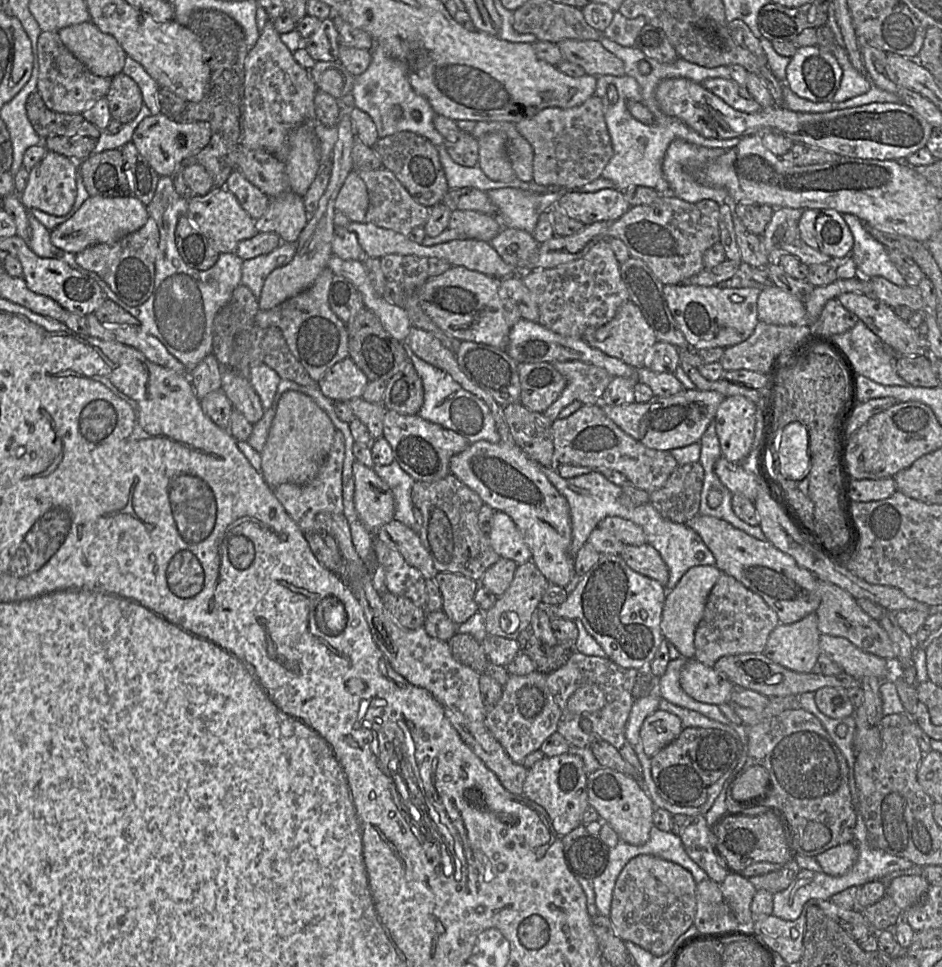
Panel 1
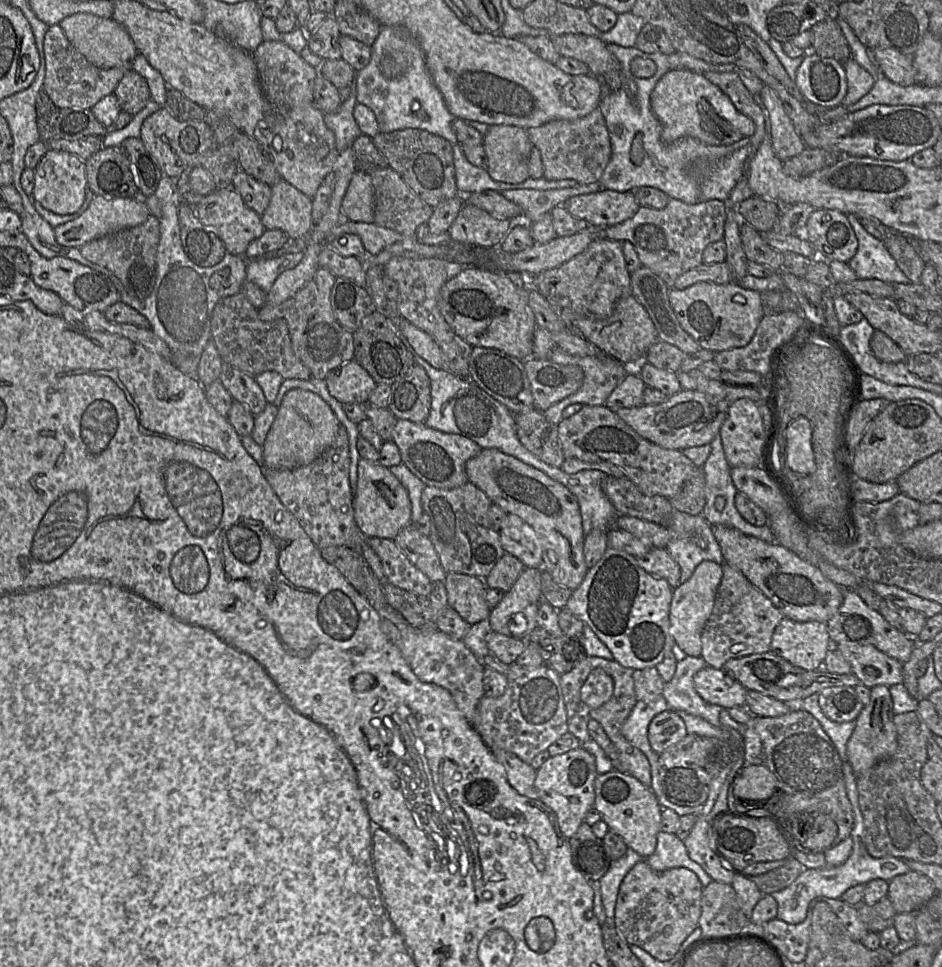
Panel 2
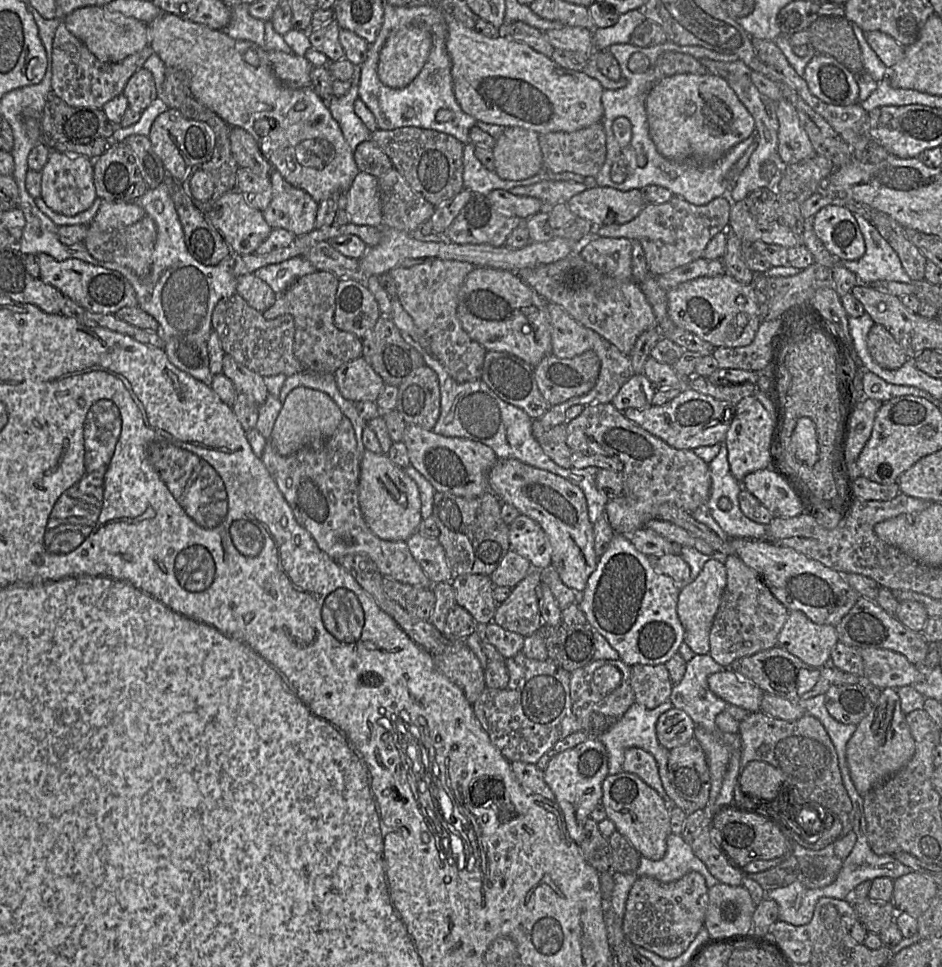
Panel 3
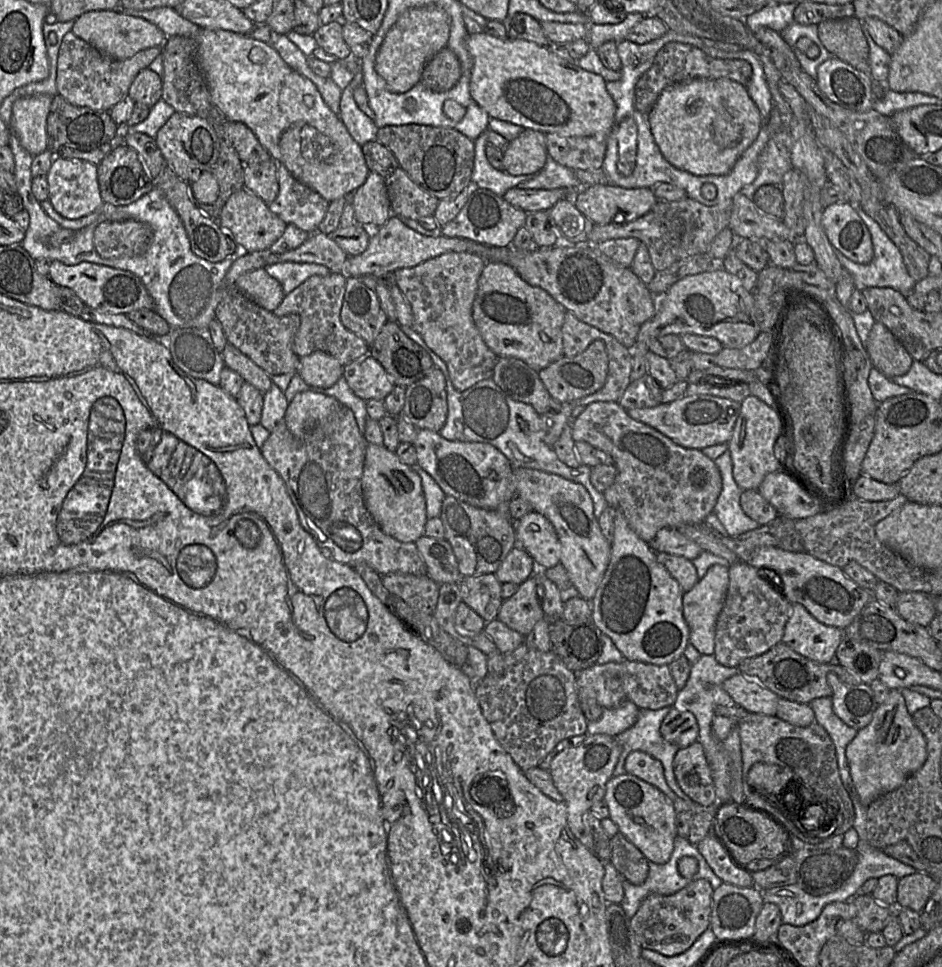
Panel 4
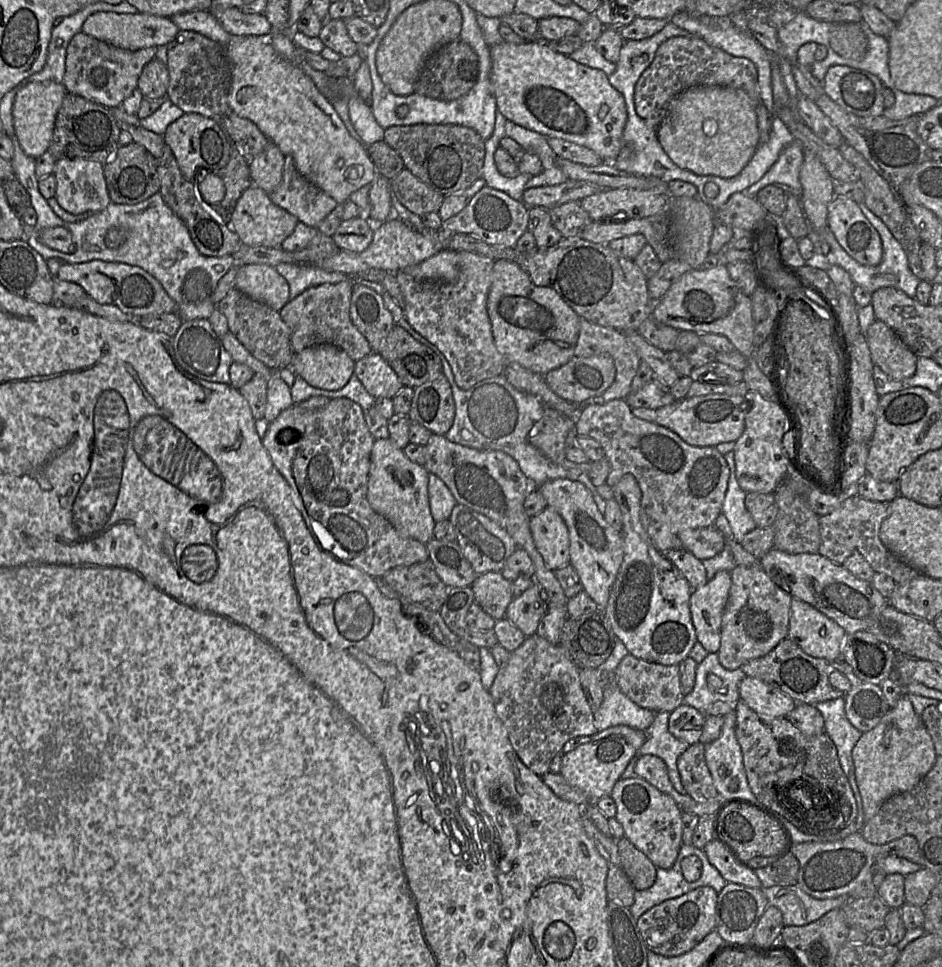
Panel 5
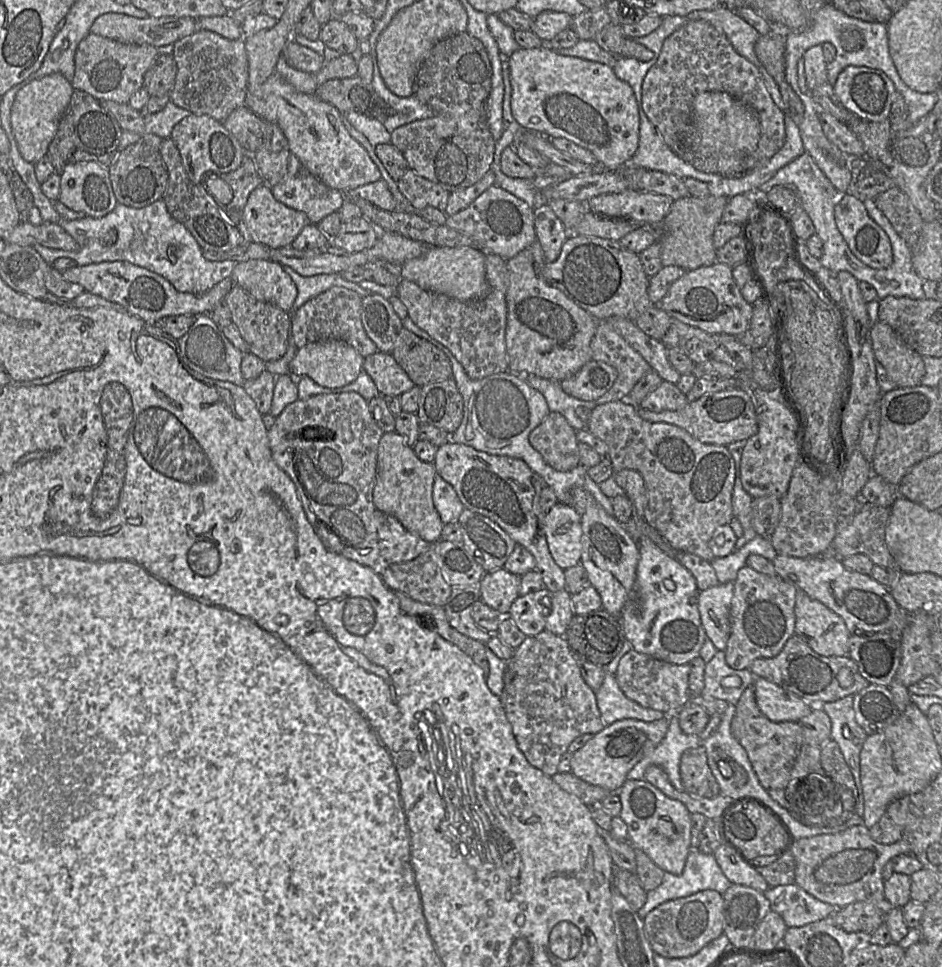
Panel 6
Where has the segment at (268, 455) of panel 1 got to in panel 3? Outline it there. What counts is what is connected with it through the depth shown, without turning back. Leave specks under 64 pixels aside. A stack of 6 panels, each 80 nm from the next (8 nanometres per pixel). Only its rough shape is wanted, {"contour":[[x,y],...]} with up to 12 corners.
{"contour":[[297,387],[268,441],[287,456],[324,443],[343,416],[325,392]]}

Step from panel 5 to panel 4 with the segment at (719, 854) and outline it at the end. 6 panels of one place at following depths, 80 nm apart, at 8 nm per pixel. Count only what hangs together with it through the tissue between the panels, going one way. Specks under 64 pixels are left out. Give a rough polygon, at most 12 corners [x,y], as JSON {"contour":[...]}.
{"contour":[[709,834],[696,847],[724,883],[755,886],[751,874],[732,862]]}

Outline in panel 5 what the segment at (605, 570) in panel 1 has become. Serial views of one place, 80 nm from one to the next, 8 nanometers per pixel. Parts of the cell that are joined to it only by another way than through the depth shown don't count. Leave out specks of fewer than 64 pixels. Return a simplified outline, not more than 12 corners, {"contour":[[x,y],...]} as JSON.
{"contour":[[612,489],[623,561],[602,613],[629,654],[678,665],[695,589],[653,546],[642,493]]}

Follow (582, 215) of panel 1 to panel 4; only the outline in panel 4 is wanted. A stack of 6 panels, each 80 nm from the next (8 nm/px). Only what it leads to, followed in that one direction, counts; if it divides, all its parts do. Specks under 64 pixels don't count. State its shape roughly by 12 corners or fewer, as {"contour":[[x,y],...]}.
{"contour":[[584,186],[571,199],[597,225],[634,221],[649,187]]}

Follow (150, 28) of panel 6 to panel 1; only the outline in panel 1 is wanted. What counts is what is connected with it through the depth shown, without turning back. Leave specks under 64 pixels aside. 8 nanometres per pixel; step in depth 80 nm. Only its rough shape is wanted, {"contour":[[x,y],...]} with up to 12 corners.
{"contour":[[91,21],[65,27],[63,44],[92,74],[113,78],[127,58]]}

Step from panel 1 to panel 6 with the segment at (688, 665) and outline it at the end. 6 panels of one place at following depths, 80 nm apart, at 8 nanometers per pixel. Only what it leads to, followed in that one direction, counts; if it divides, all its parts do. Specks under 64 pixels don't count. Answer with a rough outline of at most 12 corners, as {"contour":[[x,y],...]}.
{"contour":[[763,678],[752,686],[773,722],[799,722],[820,707]]}

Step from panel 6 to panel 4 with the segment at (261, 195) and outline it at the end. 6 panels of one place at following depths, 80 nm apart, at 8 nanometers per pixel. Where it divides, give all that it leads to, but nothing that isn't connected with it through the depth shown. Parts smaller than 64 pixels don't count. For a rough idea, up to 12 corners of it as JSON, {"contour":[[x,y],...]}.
{"contour":[[241,189],[218,222],[242,252],[267,250],[288,224]]}

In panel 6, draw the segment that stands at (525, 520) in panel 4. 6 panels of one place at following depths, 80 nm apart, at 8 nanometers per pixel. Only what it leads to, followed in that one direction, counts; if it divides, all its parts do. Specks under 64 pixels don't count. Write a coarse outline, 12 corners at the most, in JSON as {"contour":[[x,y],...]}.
{"contour":[[558,502],[540,516],[555,563],[579,565],[578,511]]}

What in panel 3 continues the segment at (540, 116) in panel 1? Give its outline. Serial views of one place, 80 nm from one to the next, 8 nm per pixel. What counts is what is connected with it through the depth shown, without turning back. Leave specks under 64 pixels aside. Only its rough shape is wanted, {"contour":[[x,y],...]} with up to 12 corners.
{"contour":[[602,122],[539,133],[544,168],[595,178],[606,158]]}

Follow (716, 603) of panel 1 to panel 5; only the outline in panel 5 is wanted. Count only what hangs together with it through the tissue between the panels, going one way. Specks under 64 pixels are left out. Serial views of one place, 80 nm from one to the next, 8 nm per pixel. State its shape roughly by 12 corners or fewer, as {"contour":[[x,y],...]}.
{"contour":[[736,566],[720,664],[766,655],[788,633],[792,595],[761,566]]}

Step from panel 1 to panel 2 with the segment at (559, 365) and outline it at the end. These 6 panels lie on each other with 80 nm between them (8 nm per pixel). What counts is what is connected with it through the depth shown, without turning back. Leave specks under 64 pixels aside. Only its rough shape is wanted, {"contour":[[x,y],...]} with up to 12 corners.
{"contour":[[552,350],[549,359],[579,366],[584,382],[543,414],[554,424],[574,403],[605,404],[627,375],[608,355],[583,357]]}

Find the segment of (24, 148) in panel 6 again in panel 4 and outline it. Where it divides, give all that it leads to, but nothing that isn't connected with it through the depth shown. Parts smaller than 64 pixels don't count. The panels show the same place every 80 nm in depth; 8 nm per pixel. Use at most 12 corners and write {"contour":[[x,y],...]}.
{"contour":[[53,96],[16,100],[11,130],[33,156],[47,150]]}

